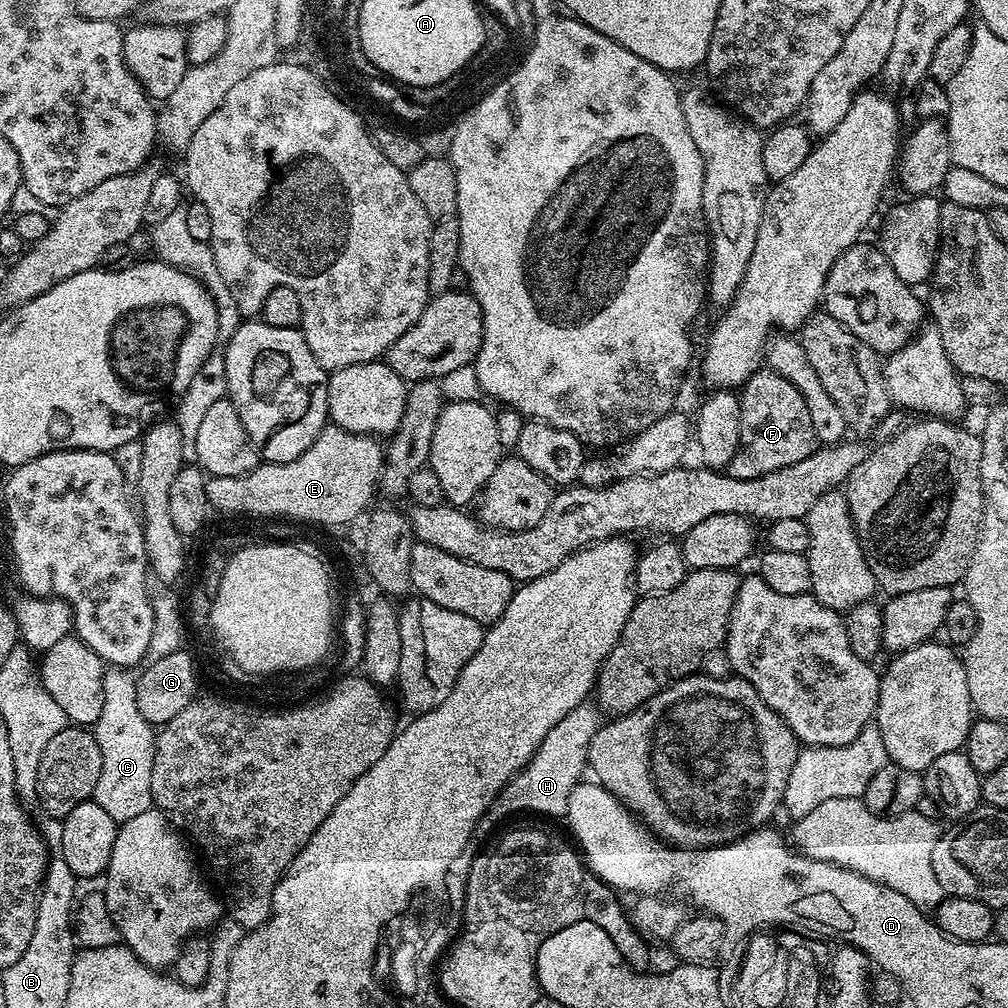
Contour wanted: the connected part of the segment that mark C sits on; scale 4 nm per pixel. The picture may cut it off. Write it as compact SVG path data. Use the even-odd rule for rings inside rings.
M109 667L103 676L102 713L92 733L102 754L102 773L93 792L93 800L118 823L130 821L150 808L152 803L152 758L155 745L153 725L138 710L135 669Z

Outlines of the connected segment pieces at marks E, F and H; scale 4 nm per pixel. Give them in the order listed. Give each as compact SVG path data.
M329 423L318 434L318 438L306 451L298 454L285 464L269 464L261 462L254 470L241 476L214 476L212 484L212 500L224 508L243 509L253 512L276 512L280 518L290 518L298 522L300 516L306 517L314 524L343 524L350 525L351 519L357 517L364 508L364 500L377 495L380 473L386 459L385 449L375 436L363 436L357 432L348 432L337 424Z
M771 370L755 372L742 385L739 397L740 445L730 465L730 475L734 478L758 478L802 462L802 458L816 451L818 441L810 423L810 410L806 410L802 394L798 394L789 380Z
M585 702L570 710L570 714L542 738L524 771L516 773L497 794L496 801L488 808L487 819L500 820L511 812L541 812L544 816L567 817L570 794L581 783L583 776L580 775L588 768L590 738L594 738L601 723L601 713L591 703Z

